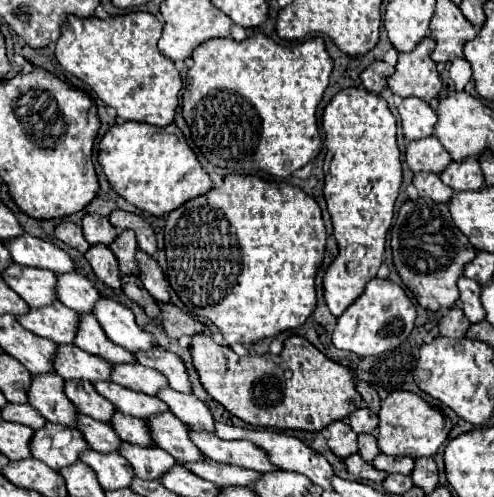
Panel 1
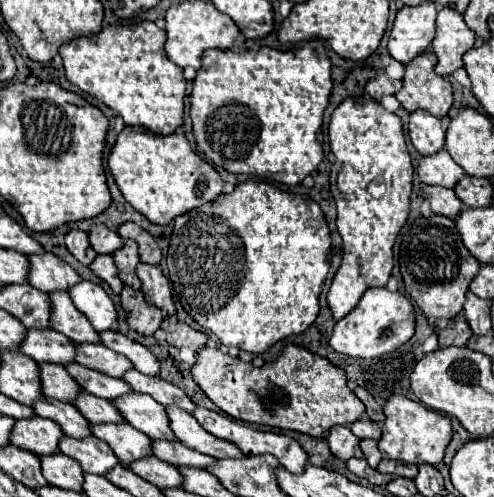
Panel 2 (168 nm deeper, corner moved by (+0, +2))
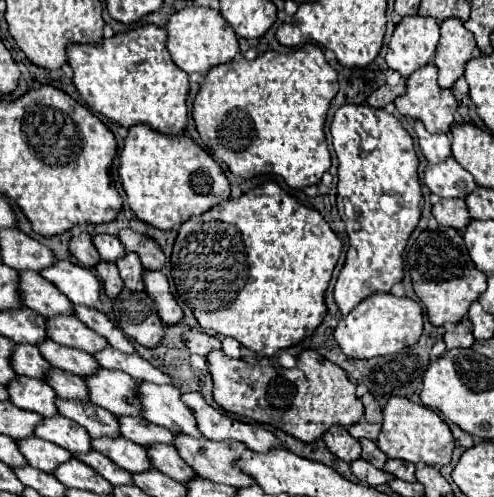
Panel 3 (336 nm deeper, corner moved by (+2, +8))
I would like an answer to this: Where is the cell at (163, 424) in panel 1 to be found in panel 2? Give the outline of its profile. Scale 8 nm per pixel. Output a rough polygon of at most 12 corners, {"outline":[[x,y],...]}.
{"outline":[[149,394],[115,398],[123,418],[155,440],[175,440],[165,408]]}

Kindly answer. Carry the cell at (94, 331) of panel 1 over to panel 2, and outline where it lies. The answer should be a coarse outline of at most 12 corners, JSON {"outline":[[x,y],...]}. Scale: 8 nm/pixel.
{"outline":[[67,292],[51,298],[51,328],[71,342],[99,342]]}

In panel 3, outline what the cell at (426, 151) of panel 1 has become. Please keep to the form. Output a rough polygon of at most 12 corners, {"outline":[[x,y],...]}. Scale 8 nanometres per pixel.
{"outline":[[455,158],[427,166],[423,180],[441,198],[477,186]]}

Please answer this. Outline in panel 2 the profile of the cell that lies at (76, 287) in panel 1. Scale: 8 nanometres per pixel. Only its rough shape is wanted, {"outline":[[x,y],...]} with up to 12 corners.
{"outline":[[51,252],[35,254],[27,282],[43,292],[81,280]]}

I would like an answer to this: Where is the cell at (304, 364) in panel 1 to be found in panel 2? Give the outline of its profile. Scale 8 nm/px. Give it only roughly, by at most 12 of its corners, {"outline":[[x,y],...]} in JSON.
{"outline":[[205,346],[191,370],[227,416],[323,438],[365,404],[301,346],[261,368]]}

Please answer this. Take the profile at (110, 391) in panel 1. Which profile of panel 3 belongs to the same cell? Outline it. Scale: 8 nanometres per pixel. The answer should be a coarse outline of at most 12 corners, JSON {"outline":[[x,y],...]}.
{"outline":[[53,340],[39,352],[55,368],[93,376],[97,360]]}

